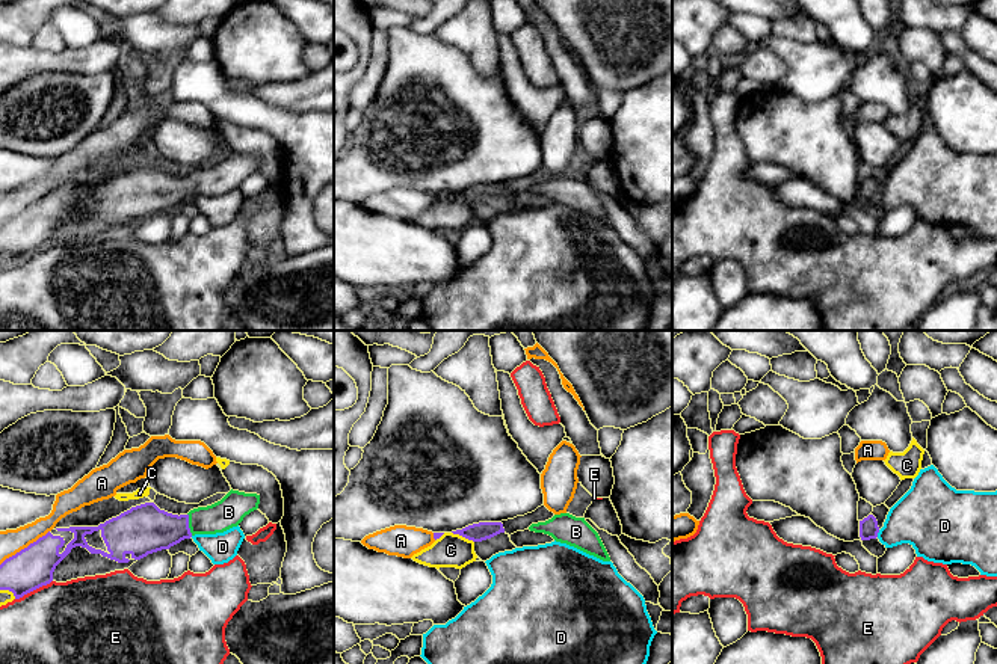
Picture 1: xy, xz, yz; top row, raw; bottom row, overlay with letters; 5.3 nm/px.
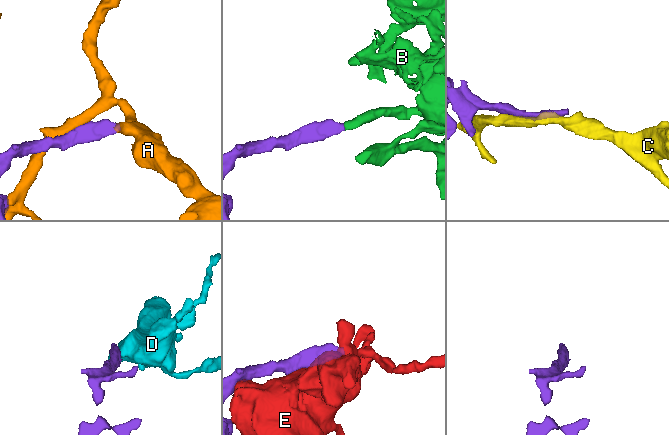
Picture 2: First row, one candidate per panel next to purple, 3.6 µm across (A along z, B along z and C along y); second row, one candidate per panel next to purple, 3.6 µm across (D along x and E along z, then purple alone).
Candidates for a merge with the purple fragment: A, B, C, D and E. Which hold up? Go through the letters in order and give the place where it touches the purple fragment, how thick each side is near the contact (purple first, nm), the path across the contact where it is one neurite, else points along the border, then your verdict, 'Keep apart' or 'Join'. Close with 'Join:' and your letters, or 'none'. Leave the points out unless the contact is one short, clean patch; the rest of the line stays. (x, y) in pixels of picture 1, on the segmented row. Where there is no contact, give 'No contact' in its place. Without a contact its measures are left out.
A: Touches purple at xy (24, 548). Thickness 220 nm (purple) against 130 nm. Keep apart
B: Touches purple at xy (188, 524). Thickness 260 nm (purple) against 160 nm. Path across: xy (142, 530), (169, 530), (188, 524), (213, 519), (228, 512). Join
C: Touches purple at xz (463, 536). Thickness 100 nm (purple) against 180 nm. Keep apart
D: Touches purple at yz (878, 531). Thickness 100 nm (purple) against 300 nm. Boundary: yz (879, 530), (876, 536). Keep apart
E: Touches purple at xy (33, 589). Thickness 220 nm (purple) against 440 nm. Keep apart
Join: B

